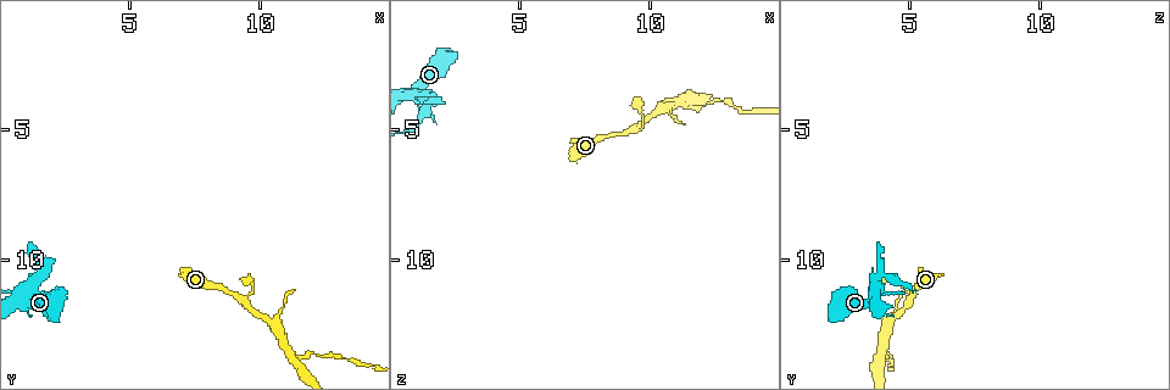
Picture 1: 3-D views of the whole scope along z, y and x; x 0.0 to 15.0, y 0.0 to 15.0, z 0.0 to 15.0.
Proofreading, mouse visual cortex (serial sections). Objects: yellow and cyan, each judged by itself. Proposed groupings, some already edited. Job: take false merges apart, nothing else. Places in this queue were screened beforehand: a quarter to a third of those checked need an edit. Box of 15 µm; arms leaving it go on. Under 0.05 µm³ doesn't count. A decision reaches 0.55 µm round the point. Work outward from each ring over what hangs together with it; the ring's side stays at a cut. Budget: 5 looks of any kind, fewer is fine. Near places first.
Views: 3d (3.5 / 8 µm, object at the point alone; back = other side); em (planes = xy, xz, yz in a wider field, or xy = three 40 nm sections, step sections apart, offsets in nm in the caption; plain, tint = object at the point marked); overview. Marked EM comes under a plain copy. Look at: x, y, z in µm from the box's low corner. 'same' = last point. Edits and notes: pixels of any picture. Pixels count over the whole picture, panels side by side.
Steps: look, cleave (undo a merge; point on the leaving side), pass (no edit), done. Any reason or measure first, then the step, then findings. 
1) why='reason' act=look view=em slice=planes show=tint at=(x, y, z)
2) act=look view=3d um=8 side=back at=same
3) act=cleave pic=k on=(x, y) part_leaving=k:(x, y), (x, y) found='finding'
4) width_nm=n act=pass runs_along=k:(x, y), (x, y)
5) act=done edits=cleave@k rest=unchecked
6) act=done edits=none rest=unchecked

why='thick turns thin' act=look view=3d um=8 at=(2.2, 12.0, 2.1)

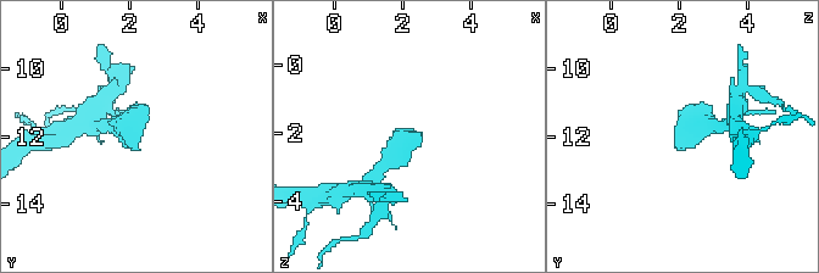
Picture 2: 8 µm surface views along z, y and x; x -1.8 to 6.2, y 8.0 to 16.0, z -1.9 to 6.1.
why='closer look' act=look view=3d um=3.5 at=(2.0, 12.1, 2.0)

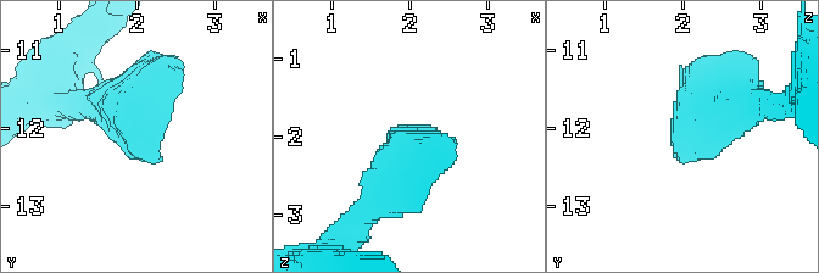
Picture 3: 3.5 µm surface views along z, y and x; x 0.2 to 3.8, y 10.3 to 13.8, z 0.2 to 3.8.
arm_widths_nm=350,500 act=look view=em slice=xy step=1 show=tint at=(2.10, 12.10, 2.10)

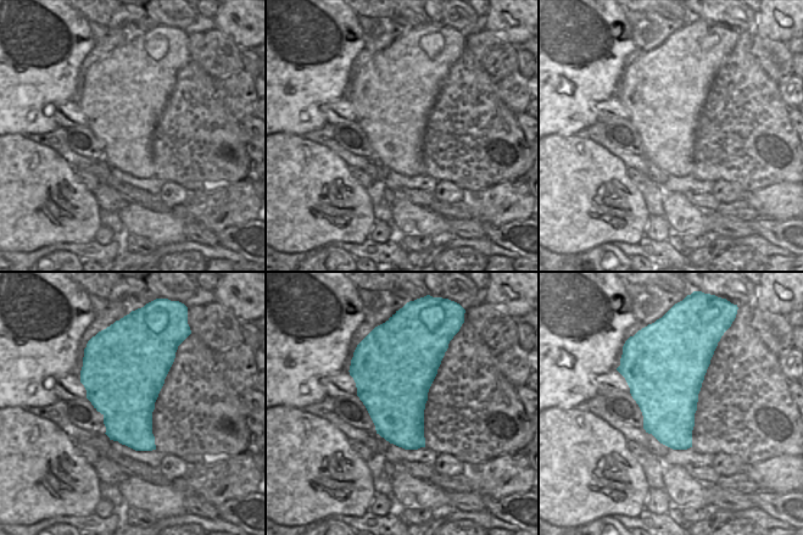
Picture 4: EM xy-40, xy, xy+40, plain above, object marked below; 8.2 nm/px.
act=pass runs_along=3:(752, 100), (708, 104), (684, 163) found='all the same cell'

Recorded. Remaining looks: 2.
why='abrupt turn' act=look view=3d um=8 at=(1.3, 10.6, 3.8)

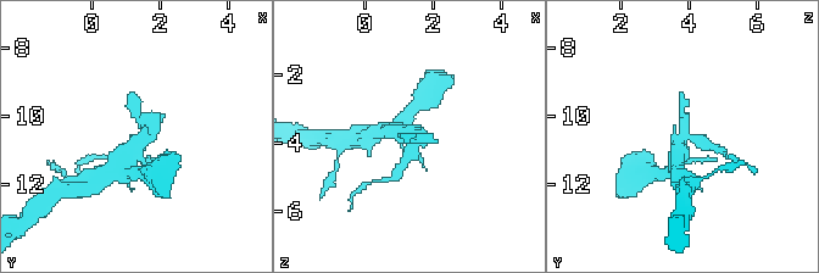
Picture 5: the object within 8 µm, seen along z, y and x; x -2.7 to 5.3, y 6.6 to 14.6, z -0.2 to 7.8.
act=look view=em slice=xy step=1 show=tint at=(1.5, 10.7, 3.8)

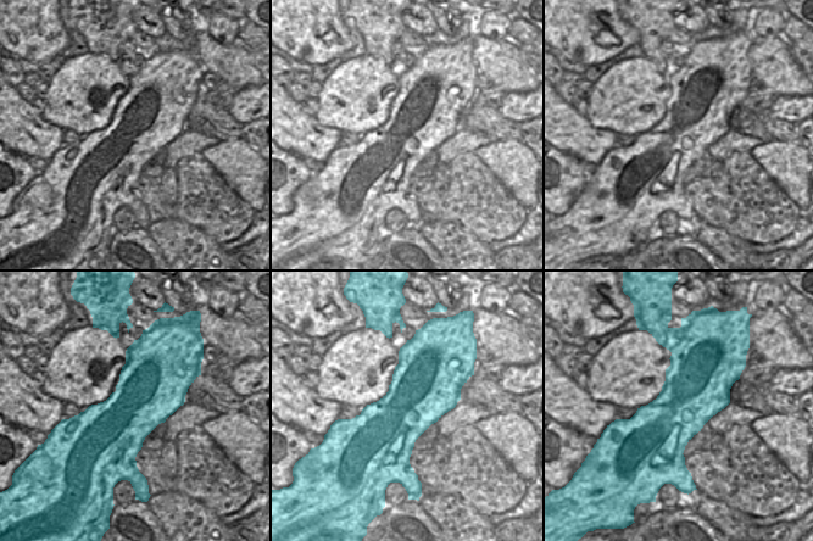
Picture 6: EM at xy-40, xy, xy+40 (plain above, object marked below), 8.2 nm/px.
act=cleave pic=5 on=(404, 162) part_leaving=5:(413, 144), (404, 170), (389, 179) found='a second cell is stuck on'

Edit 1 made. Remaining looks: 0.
act=done edits=cleave@5 rest=unchecked

